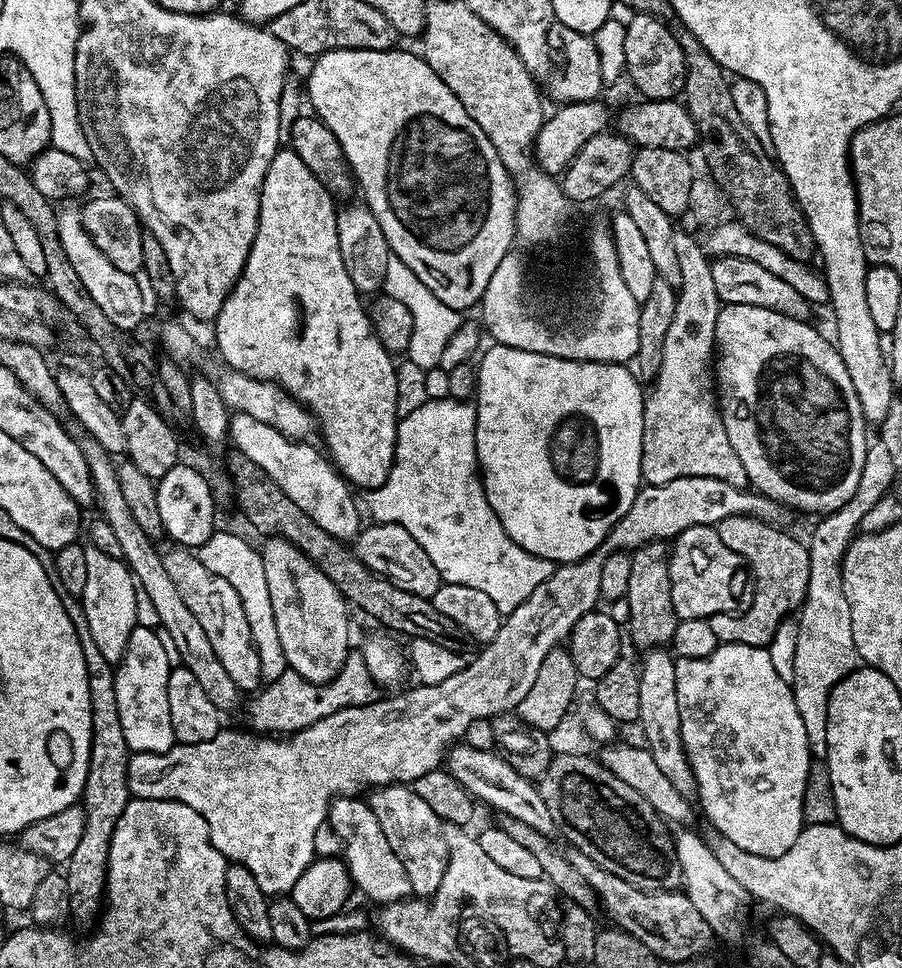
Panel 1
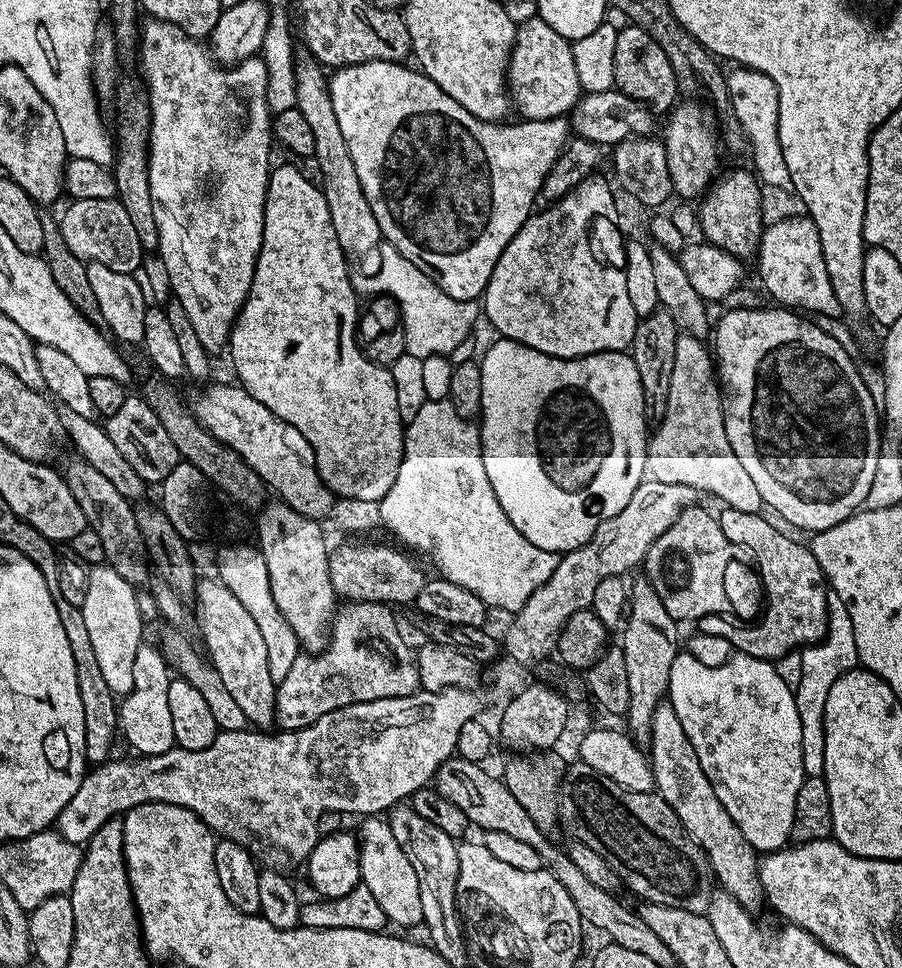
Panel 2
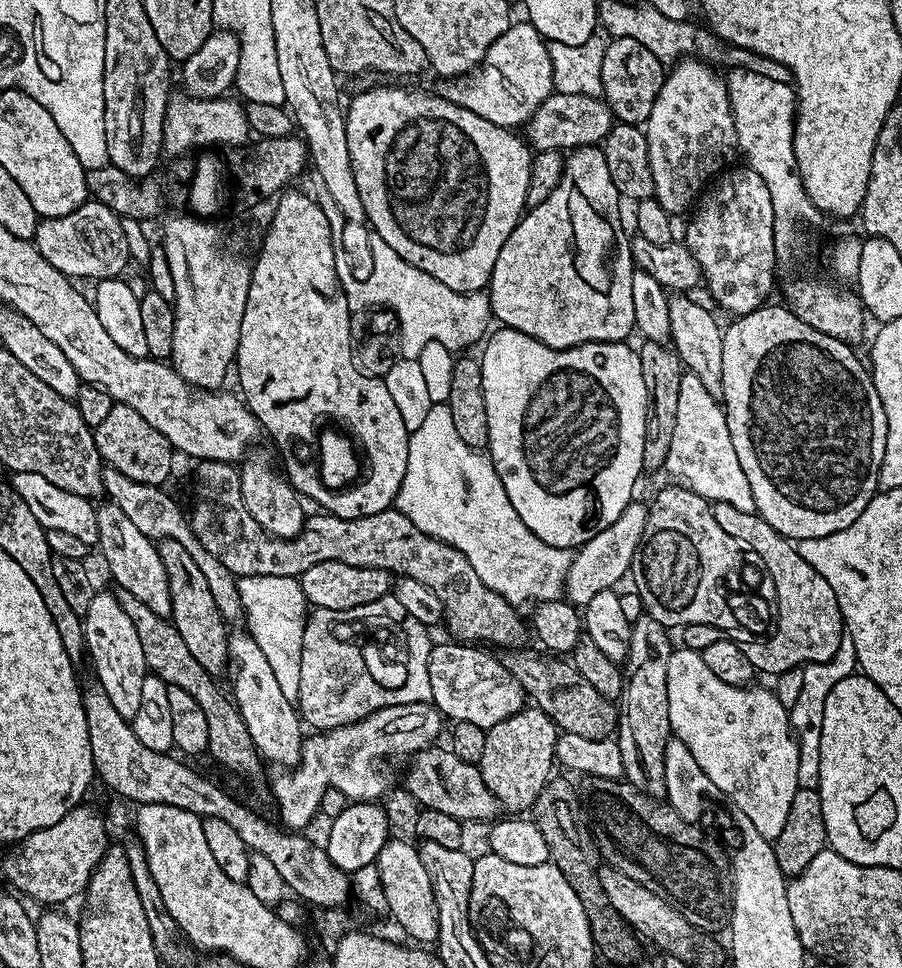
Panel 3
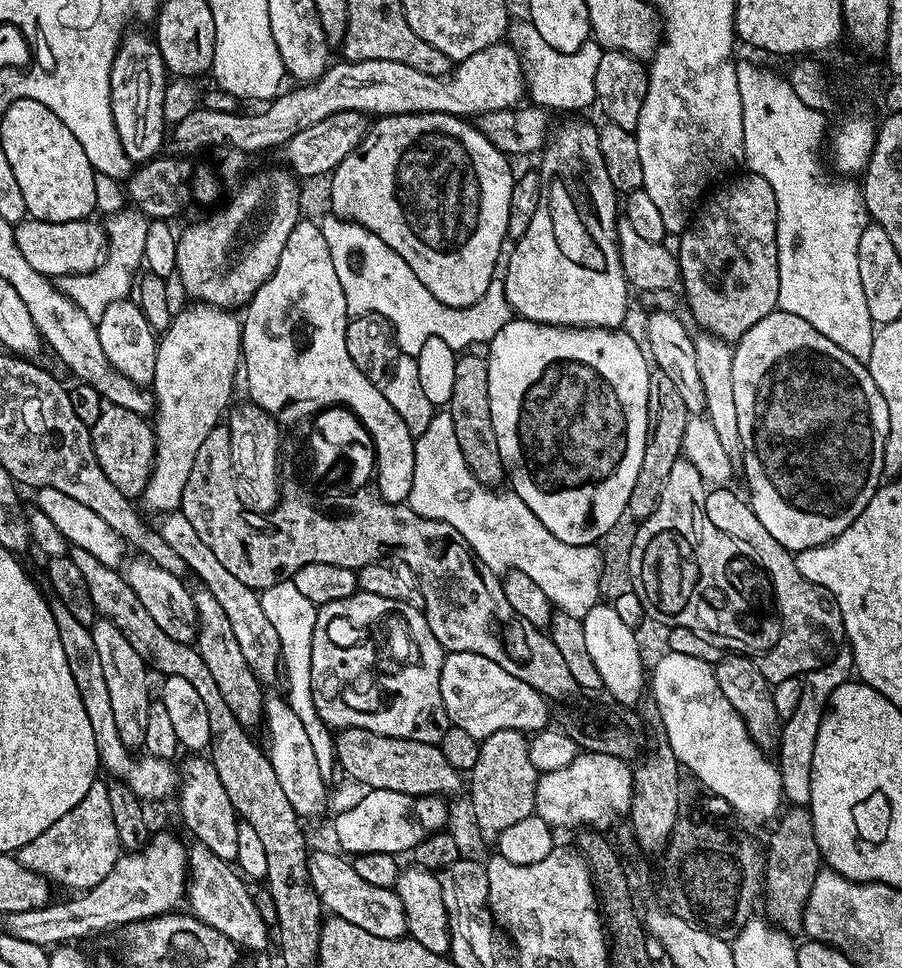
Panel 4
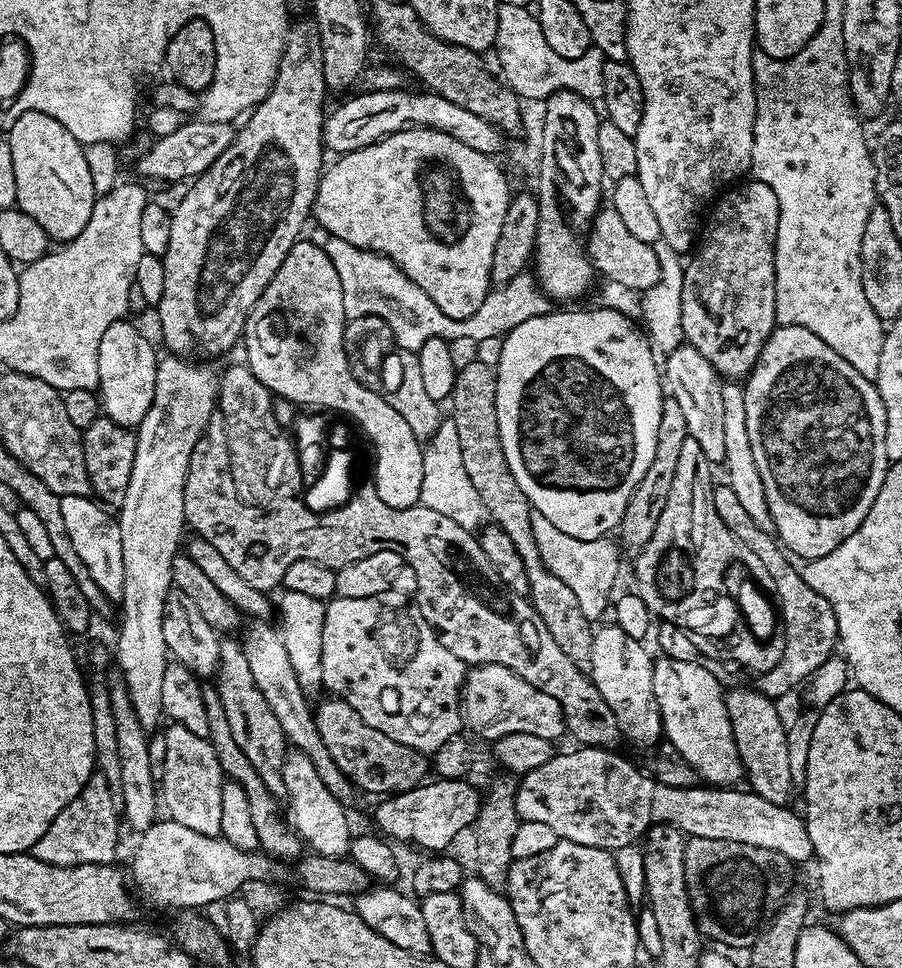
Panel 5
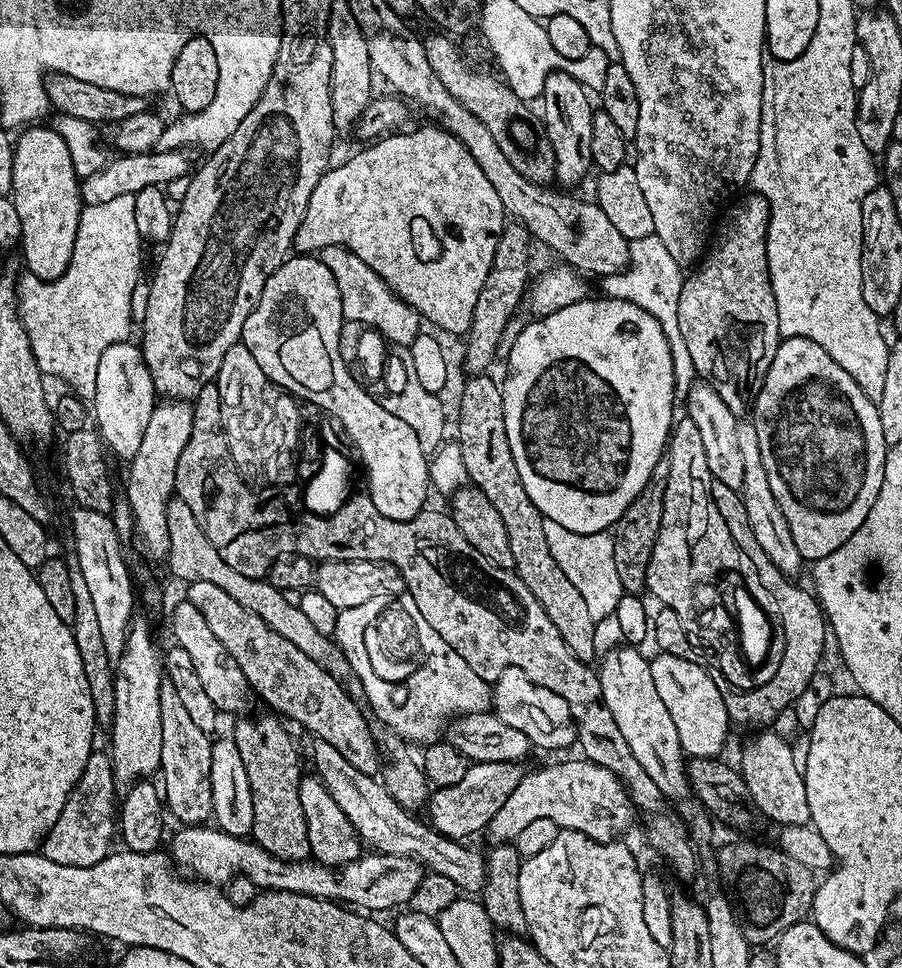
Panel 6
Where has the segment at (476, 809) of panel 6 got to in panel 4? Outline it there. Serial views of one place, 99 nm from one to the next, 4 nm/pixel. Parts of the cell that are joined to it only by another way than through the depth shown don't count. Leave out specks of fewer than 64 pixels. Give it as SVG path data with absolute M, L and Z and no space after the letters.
M394 790L365 791L364 796L354 805L342 811L334 820L334 836L339 844L337 847L347 855L355 856L364 853L390 853L402 856L409 853L418 842L424 840L425 833L441 831L447 827L449 803L440 796L414 796L401 794Z

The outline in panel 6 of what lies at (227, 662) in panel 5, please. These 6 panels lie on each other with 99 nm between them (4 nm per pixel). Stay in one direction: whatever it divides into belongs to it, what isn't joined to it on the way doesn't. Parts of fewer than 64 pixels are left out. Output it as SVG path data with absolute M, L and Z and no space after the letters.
M267 714L268 716L260 716L257 720L244 720L248 718L240 718L236 724L236 729L230 732L230 739L238 746L238 754L242 758L242 766L246 766L246 779L250 782L250 794L254 802L254 822L252 823L251 839L258 846L262 846L262 850L266 850L271 856L277 856L283 860L306 860L311 857L312 851L310 850L310 838L306 834L306 818L302 814L302 798L298 798L298 790L300 789L300 782L302 779L302 771L300 772L300 756L302 760L302 752L296 749L296 744L292 741L292 736L279 724L281 721L275 715Z

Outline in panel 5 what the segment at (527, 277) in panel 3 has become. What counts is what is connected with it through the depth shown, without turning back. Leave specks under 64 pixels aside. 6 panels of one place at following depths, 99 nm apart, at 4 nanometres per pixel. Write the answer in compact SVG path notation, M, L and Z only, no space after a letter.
M558 90L556 93L552 93L546 102L542 162L536 177L539 226L534 251L534 262L537 263L534 274L545 295L549 299L559 302L559 300L580 296L587 289L589 291L596 278L595 268L592 261L588 259L585 249L581 246L582 238L581 235L579 238L577 230L583 231L591 223L592 217L596 215L602 204L600 198L602 186L604 186L604 171L598 149L598 126L601 117L597 107L591 101L572 91Z

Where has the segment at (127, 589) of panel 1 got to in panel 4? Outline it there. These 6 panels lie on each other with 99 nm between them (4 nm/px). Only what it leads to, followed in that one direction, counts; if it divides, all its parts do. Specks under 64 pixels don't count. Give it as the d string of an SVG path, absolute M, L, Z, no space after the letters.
M100 618L92 625L92 637L94 646L98 650L102 671L106 677L106 687L110 693L110 703L114 722L118 726L118 734L122 734L122 742L130 749L136 750L141 747L146 738L146 717L150 715L152 700L148 696L149 669L144 659L126 642L126 634L114 626L114 622Z

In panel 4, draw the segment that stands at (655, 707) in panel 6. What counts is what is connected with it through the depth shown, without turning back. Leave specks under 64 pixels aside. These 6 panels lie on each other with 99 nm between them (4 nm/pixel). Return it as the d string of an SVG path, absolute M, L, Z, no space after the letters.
M597 602L584 615L586 630L586 650L594 658L598 674L602 674L603 691L609 692L620 704L636 704L646 696L646 668L644 656L640 653L640 644L636 641L637 633L622 622L621 617L611 603Z

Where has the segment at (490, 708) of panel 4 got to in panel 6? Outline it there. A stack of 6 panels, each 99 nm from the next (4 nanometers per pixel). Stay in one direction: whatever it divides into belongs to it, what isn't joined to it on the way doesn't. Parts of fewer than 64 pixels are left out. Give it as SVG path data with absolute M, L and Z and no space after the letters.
M508 668L494 681L491 707L497 718L506 722L506 726L514 726L514 730L522 730L522 734L526 734L526 738L537 749L568 748L571 744L573 747L577 743L576 723L570 714L570 706L566 706L566 698L554 694L554 690L546 690L546 686L538 686L530 678L526 678L526 674L522 674L522 670Z

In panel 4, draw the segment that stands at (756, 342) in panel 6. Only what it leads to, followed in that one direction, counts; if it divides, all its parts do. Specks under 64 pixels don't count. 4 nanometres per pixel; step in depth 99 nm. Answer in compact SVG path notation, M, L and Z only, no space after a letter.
M743 175L737 180L729 179L725 188L717 187L699 205L692 223L678 236L678 259L686 308L688 304L693 318L704 327L701 329L727 342L740 340L754 322L762 322L766 314L777 311L778 302L778 206L774 190L770 190L770 182L766 182L766 178Z

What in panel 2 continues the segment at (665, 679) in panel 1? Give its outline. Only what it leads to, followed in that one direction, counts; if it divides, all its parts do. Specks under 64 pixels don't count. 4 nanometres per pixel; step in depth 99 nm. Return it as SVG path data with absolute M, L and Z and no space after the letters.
M661 702L654 710L646 752L650 757L654 774L655 791L672 807L674 814L678 814L688 837L708 856L713 877L717 881L720 879L719 887L730 893L742 907L749 910L755 909L755 904L761 903L762 900L758 879L758 853L756 849L752 848L750 842L746 842L742 830L733 822L730 814L724 808L724 803L718 798L717 787L706 774L706 770L702 770L702 762L698 762L694 742L690 742L690 738L686 738L686 730L682 730L682 721L678 719L678 714L674 714L672 704Z

